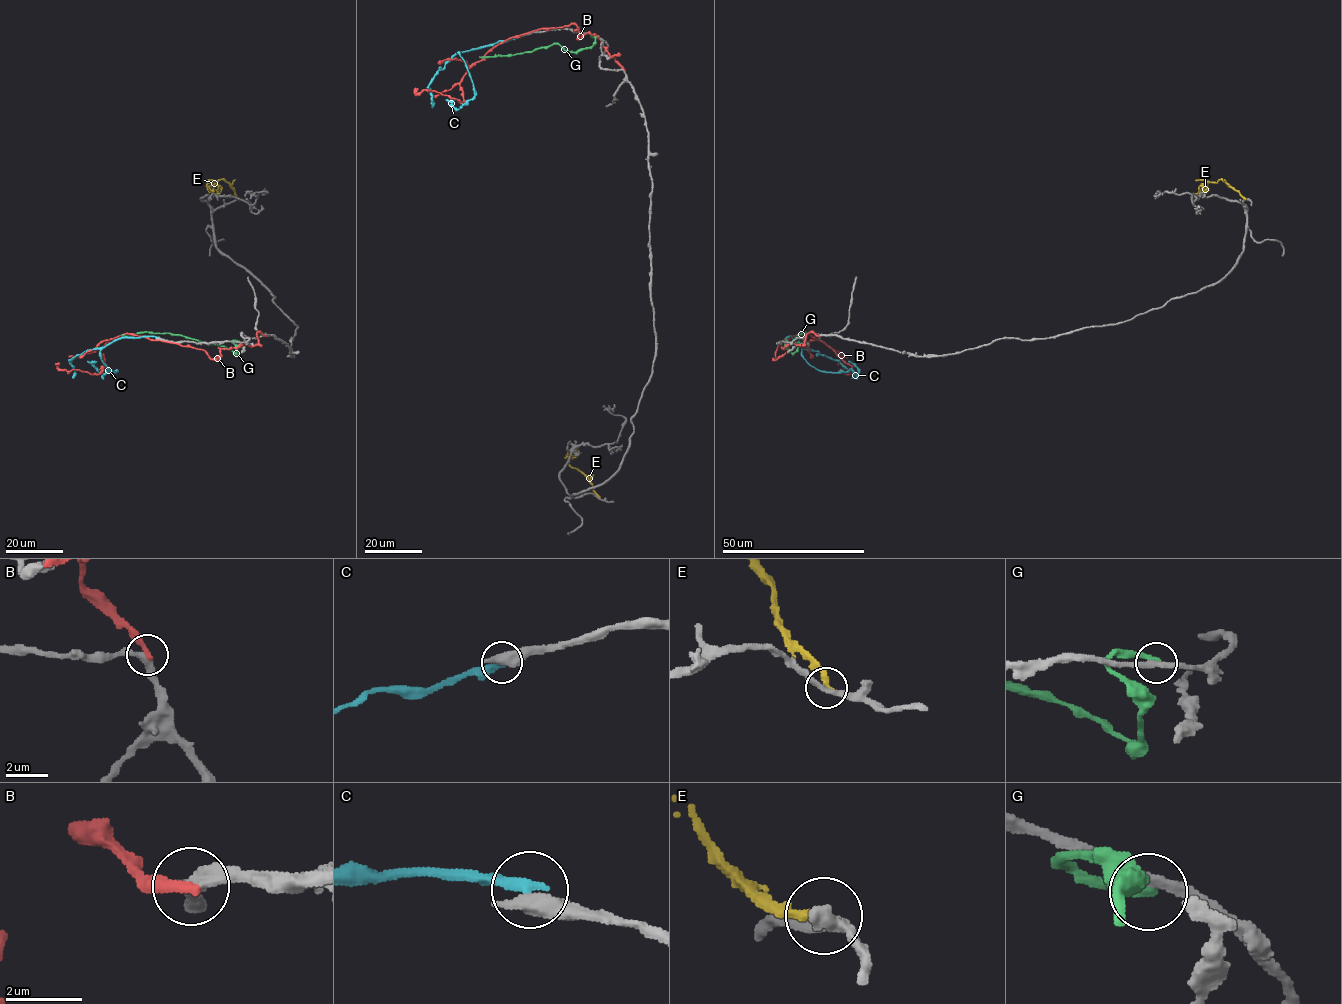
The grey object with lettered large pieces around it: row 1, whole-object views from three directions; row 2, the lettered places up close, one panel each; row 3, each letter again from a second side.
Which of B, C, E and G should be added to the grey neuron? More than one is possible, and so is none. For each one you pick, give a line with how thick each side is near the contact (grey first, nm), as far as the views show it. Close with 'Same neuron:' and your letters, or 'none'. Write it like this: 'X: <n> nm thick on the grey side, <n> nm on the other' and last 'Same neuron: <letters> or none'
Same neuron: none

